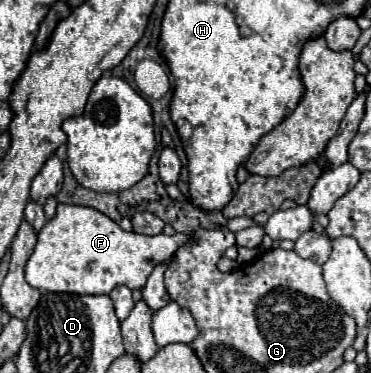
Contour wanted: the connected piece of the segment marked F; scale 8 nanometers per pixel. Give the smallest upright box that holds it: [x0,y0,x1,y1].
[25,203,189,295]

